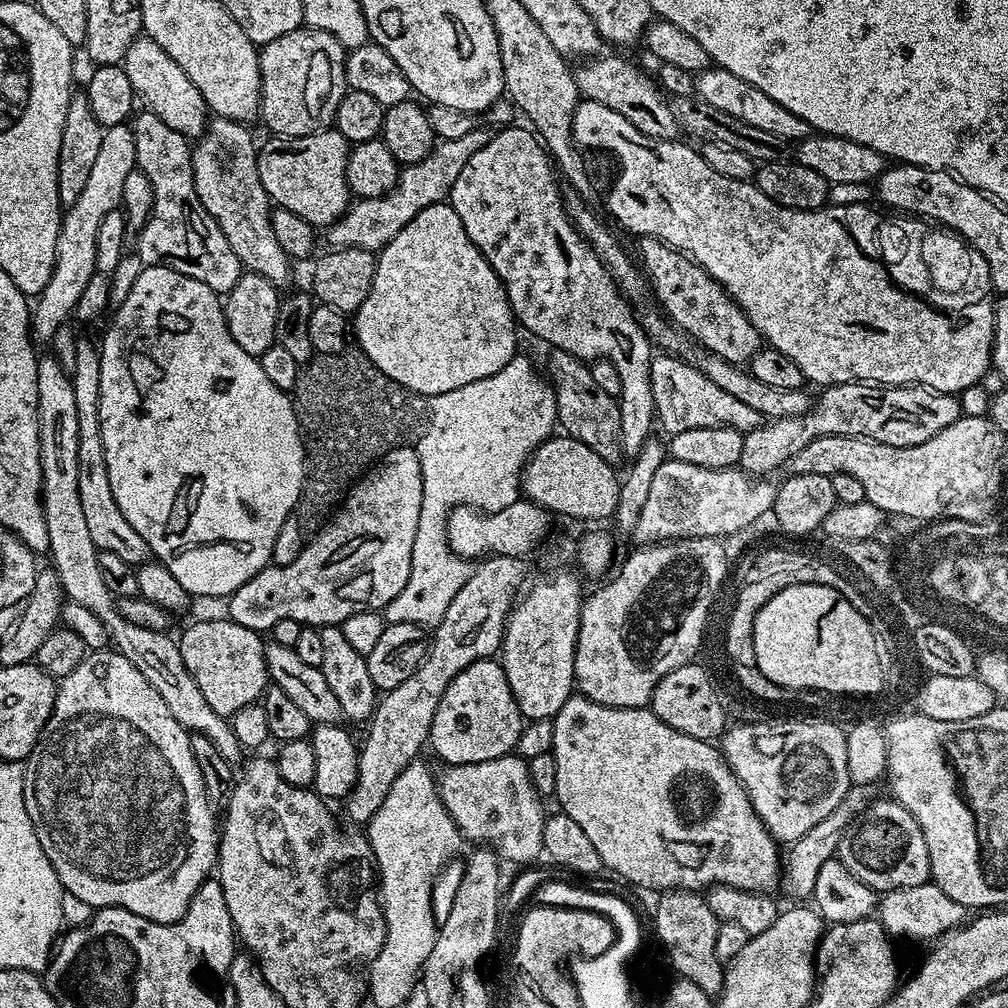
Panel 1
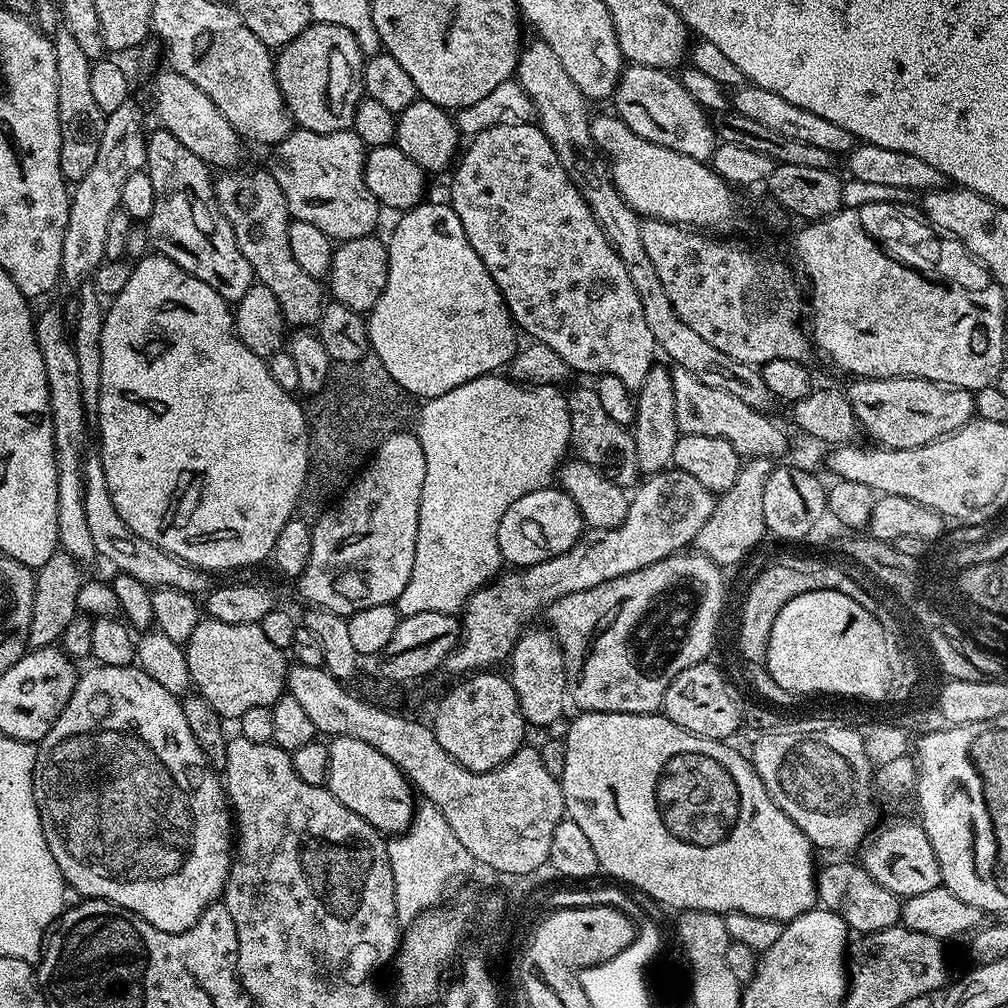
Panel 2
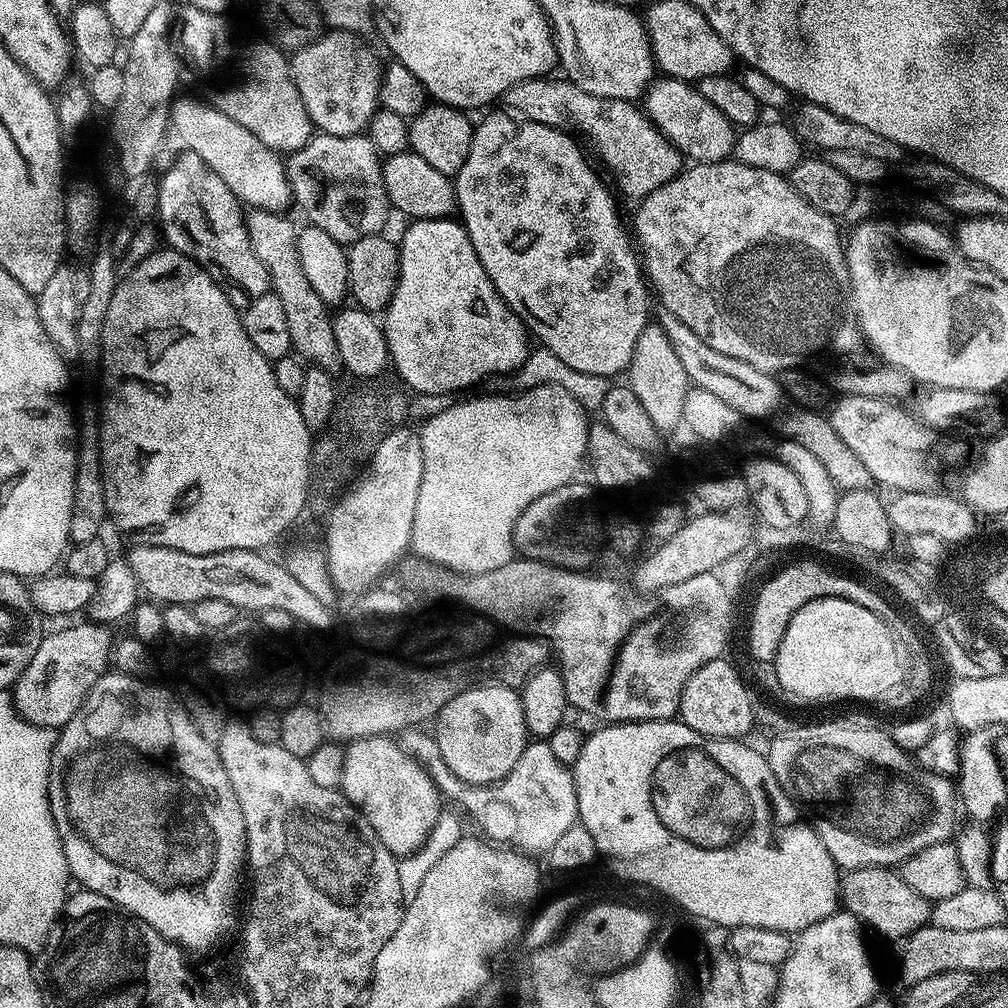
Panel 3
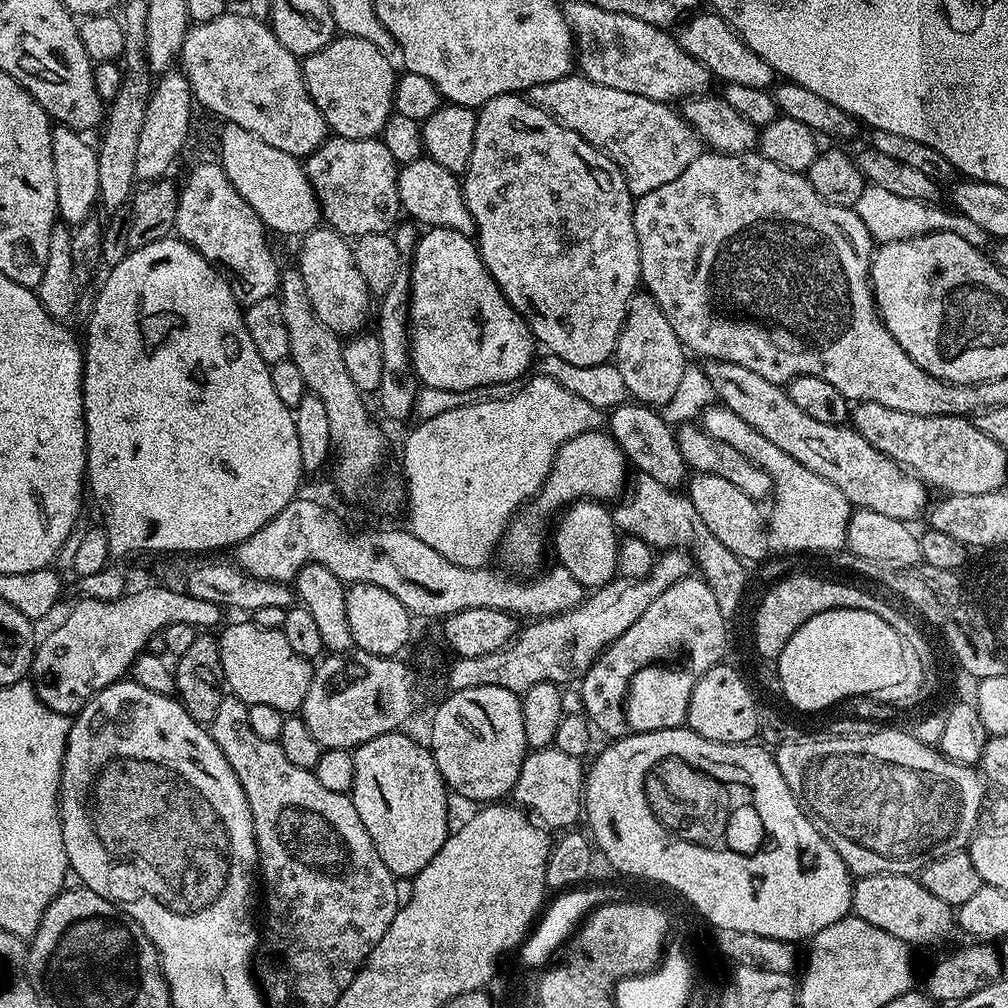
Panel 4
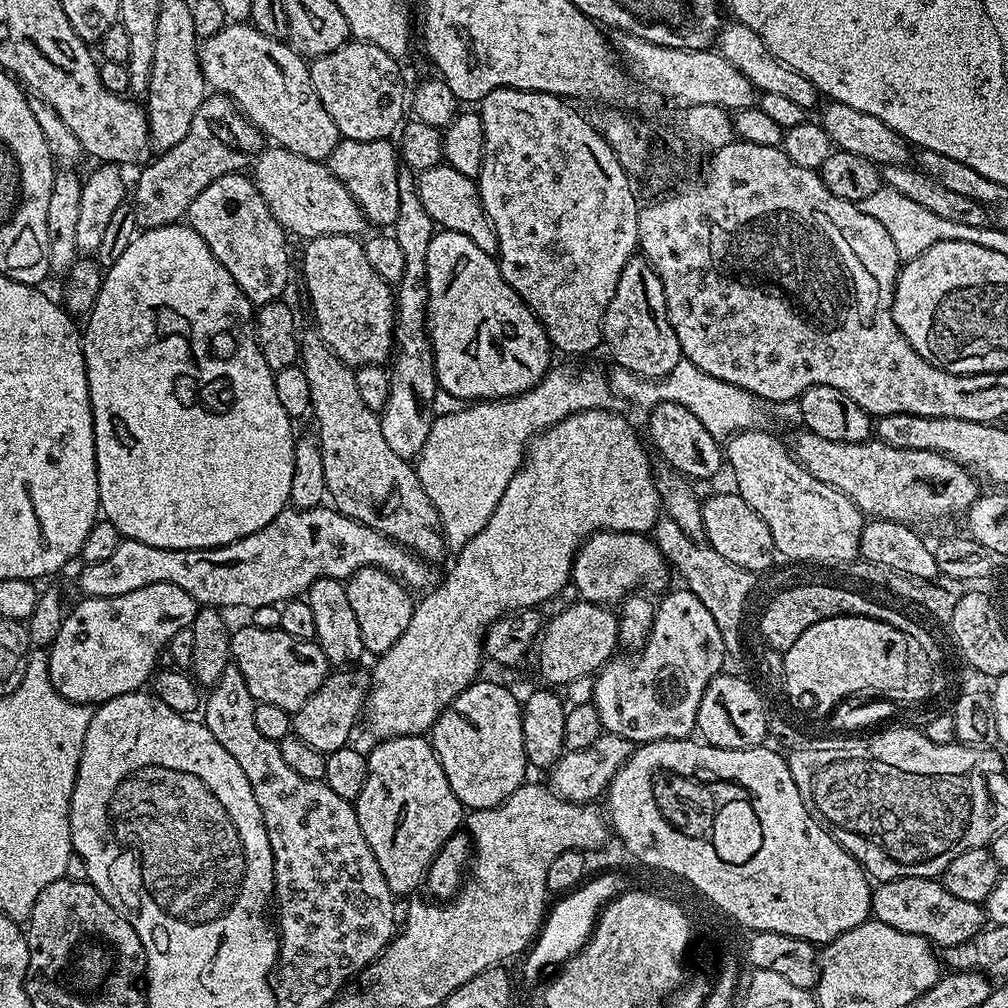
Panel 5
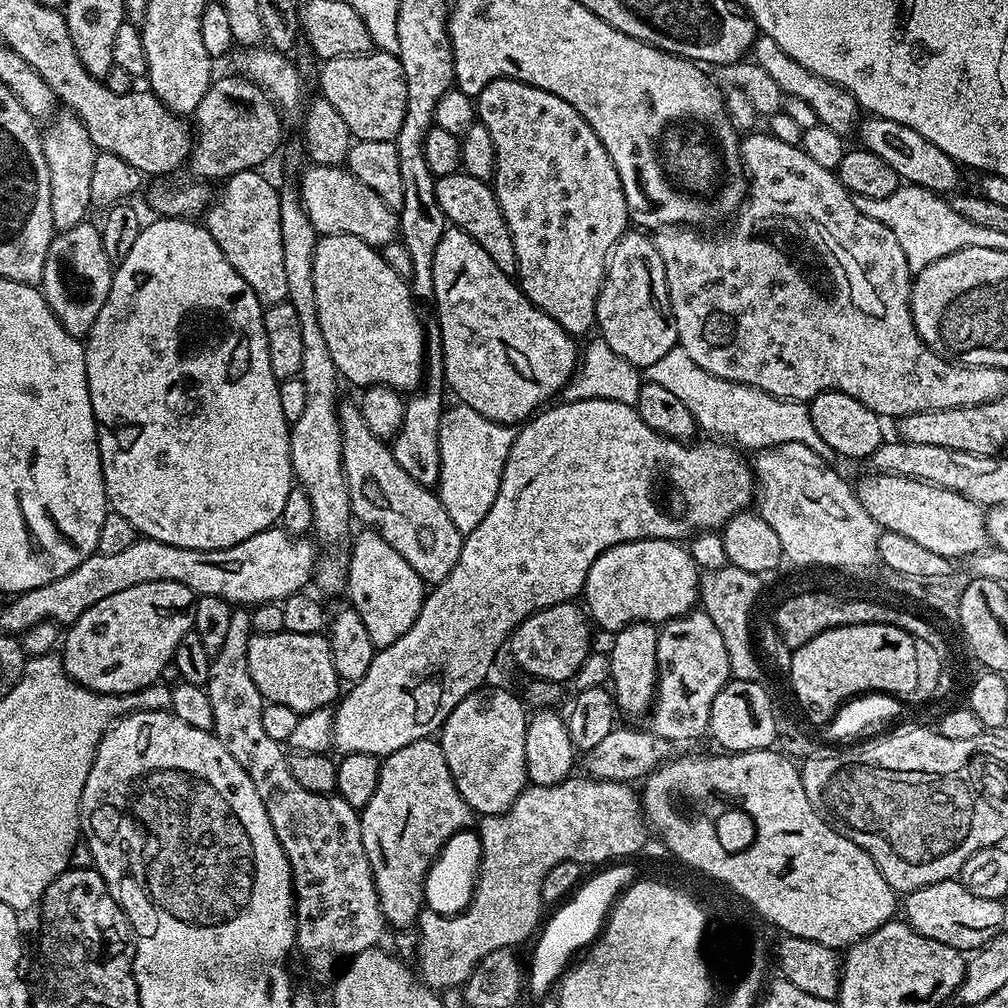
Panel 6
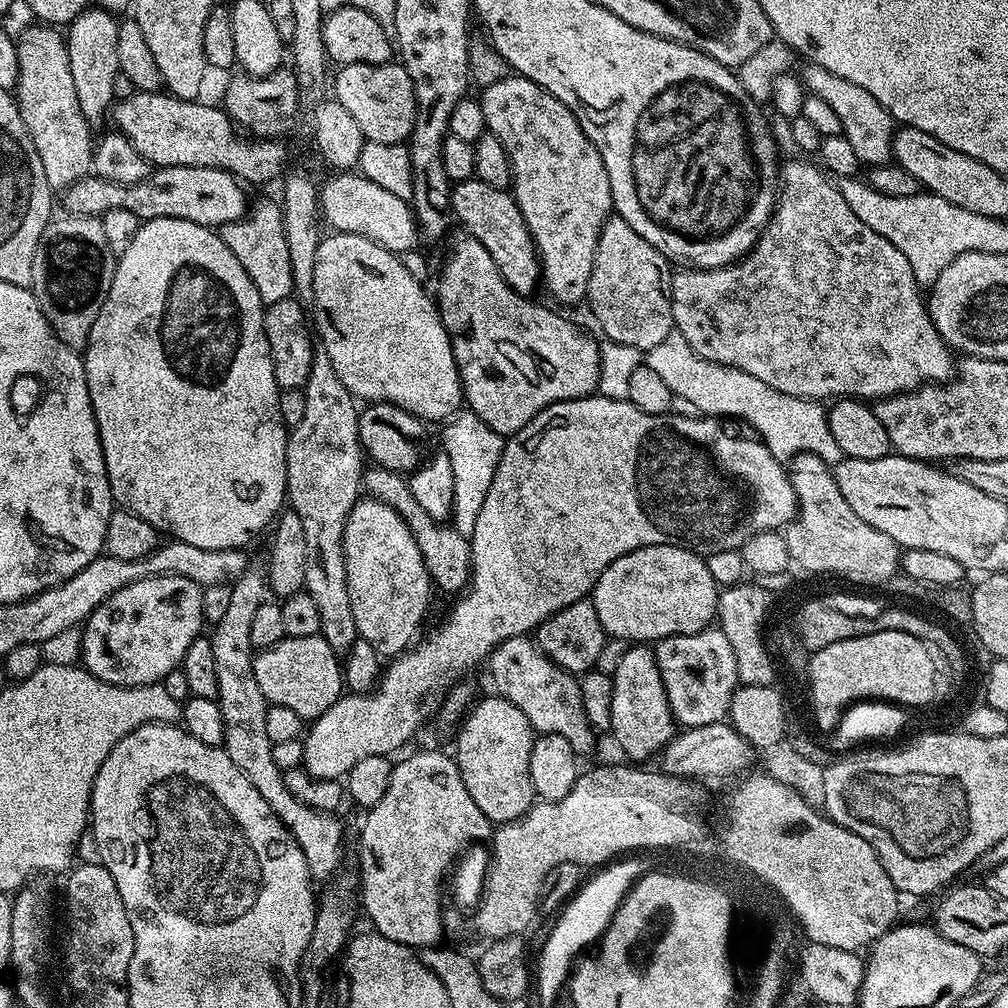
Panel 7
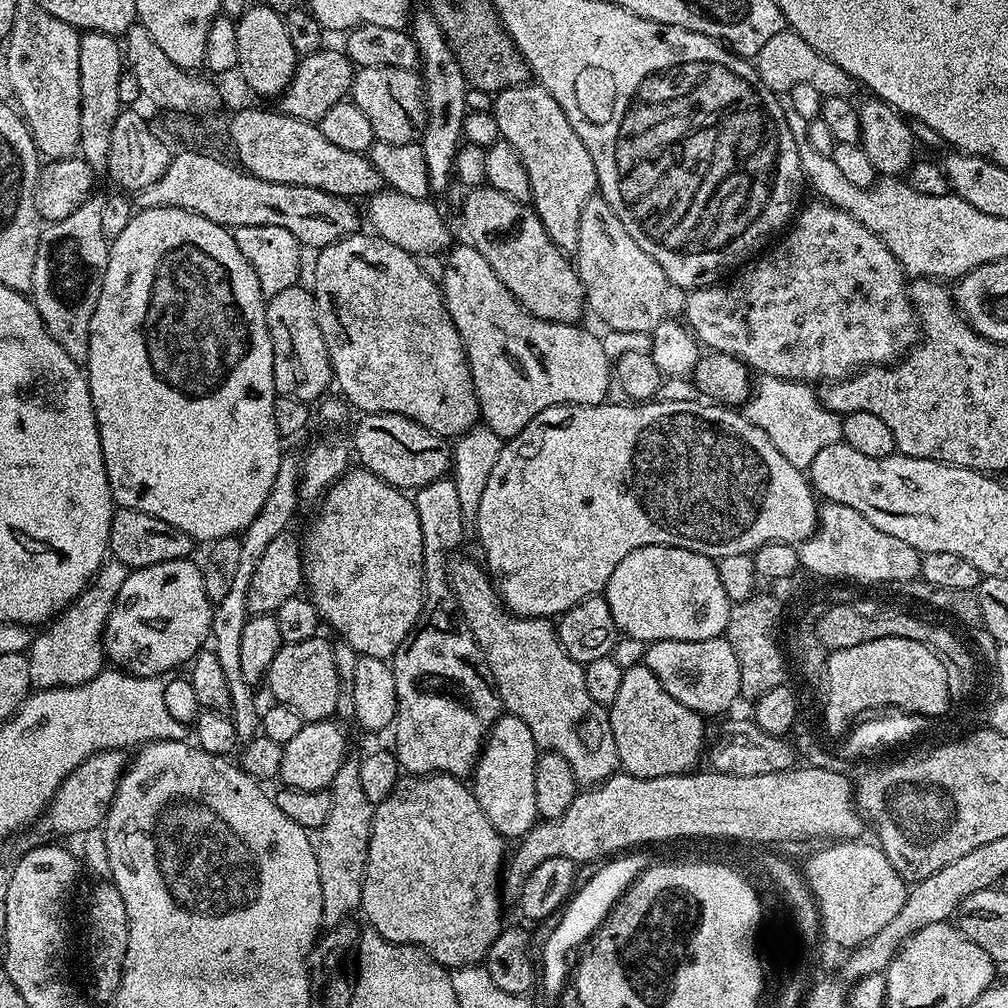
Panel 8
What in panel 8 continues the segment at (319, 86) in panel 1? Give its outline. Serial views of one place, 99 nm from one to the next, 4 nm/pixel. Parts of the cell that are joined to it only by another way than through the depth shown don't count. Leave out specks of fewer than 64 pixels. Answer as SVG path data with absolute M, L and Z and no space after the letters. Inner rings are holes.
M361 68L353 75L350 98L366 114L376 140L391 144L410 144L420 139L428 117L424 101L424 81L419 71L410 68Z

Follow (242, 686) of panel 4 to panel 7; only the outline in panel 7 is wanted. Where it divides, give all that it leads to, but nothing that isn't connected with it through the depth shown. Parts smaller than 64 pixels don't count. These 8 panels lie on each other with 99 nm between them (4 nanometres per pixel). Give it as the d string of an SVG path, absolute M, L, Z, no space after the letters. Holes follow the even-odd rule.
M321 635L310 638L285 636L272 648L259 649L254 656L254 678L258 678L258 686L268 699L269 705L286 706L306 722L318 719L323 712L330 710L330 706L334 706L334 702L342 695L341 661Z

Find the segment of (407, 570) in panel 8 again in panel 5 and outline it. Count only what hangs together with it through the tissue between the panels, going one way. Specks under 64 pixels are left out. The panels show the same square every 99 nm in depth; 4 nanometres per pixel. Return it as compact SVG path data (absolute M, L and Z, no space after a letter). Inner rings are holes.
M363 568L348 577L346 581L350 607L358 618L358 627L362 629L362 642L365 653L379 658L384 655L402 634L406 634L406 626L410 626L410 618L414 607L414 596L400 581L395 580L388 572L380 568Z

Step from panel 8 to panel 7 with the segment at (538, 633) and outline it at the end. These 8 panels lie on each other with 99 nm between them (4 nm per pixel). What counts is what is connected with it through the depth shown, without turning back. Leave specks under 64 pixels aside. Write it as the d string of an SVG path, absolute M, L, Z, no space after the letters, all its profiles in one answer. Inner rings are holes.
M368 466L363 469L362 488L373 500L380 500L388 504L404 520L422 552L422 562L426 566L428 576L437 589L451 594L459 594L468 587L470 579L470 561L472 546L469 537L458 534L458 530L444 522L437 522L418 506L414 494L410 494L407 479L397 472L390 472L385 468ZM515 636L506 642L497 644L492 651L492 655L486 661L486 668L492 671L492 680L496 683L495 691L501 696L505 696L530 722L533 733L543 734L545 732L560 732L570 746L574 746L577 754L588 752L596 744L598 733L590 726L586 718L586 710L582 710L582 694L580 693L580 681L575 675L566 670L562 670L549 658L540 648L536 647L535 639L528 636Z

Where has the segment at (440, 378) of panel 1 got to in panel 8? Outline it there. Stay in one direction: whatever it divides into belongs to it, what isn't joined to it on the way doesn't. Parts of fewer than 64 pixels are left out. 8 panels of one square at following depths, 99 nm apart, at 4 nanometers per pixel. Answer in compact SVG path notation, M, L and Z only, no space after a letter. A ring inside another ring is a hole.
M467 242L449 247L444 262L444 305L464 343L481 421L501 438L511 438L542 410L559 404L603 404L608 400L610 361L599 335L580 328L579 323L559 324L531 316L498 282L490 262Z

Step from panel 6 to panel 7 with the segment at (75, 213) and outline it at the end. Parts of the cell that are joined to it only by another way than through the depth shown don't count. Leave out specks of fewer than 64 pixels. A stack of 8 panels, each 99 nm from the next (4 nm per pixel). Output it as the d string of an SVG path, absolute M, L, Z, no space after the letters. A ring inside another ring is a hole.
M36 26L28 28L16 40L18 54L18 78L14 95L16 105L22 114L22 122L26 122L26 130L30 134L30 142L34 142L34 150L38 150L38 158L42 158L42 166L46 170L46 182L54 190L66 190L74 182L89 175L93 171L94 136L88 127L86 118L78 106L78 90L74 90L74 78L70 75L70 54L68 42L60 36L55 27Z

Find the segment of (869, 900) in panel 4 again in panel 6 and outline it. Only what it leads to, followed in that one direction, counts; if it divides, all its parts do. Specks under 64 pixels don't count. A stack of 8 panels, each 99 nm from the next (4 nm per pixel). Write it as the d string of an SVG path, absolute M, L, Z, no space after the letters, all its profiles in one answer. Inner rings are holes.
M959 879L934 882L925 888L907 893L902 900L902 916L911 928L934 942L956 948L962 954L971 953L991 942L1004 924L1004 907L999 900L978 898L960 885Z

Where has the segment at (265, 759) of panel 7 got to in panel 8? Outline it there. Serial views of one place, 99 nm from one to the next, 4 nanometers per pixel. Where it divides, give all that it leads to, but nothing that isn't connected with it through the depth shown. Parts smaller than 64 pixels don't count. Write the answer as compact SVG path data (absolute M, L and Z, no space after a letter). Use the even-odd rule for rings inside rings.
M281 459L278 466L278 478L274 478L274 486L270 490L270 494L266 494L266 502L262 502L262 510L258 510L258 518L254 518L254 522L250 522L250 526L240 536L240 545L242 546L242 559L238 562L238 571L234 574L234 583L230 585L230 591L226 594L226 598L222 598L222 602L214 605L212 610L212 631L210 633L210 650L214 654L218 654L218 663L222 666L223 673L226 674L226 682L230 682L230 717L232 719L233 728L236 731L236 739L240 742L247 742L257 735L260 726L261 713L256 712L256 698L252 694L254 692L253 685L248 684L242 678L242 665L240 663L240 640L242 638L242 626L246 626L250 615L248 610L248 591L250 590L250 578L254 578L254 569L258 566L258 558L262 558L266 546L270 546L270 542L274 542L274 538L278 538L278 534L289 531L292 519L296 516L296 507L302 504L300 489L300 473L298 471L297 461Z

